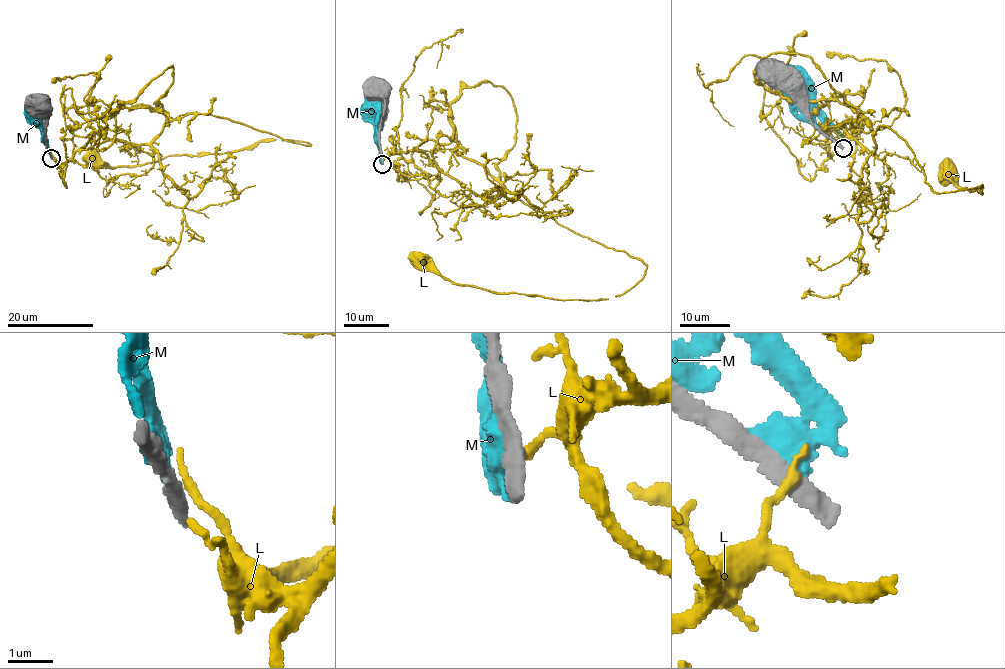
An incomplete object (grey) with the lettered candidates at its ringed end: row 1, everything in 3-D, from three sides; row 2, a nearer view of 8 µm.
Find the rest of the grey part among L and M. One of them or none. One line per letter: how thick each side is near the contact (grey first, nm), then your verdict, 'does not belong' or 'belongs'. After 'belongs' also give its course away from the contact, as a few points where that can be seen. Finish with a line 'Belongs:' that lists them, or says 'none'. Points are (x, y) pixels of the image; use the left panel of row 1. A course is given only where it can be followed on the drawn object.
L: calibres 500 and 220 nm; does not belong
M: calibres 360 and 600 nm; does not belong
Belongs: none

